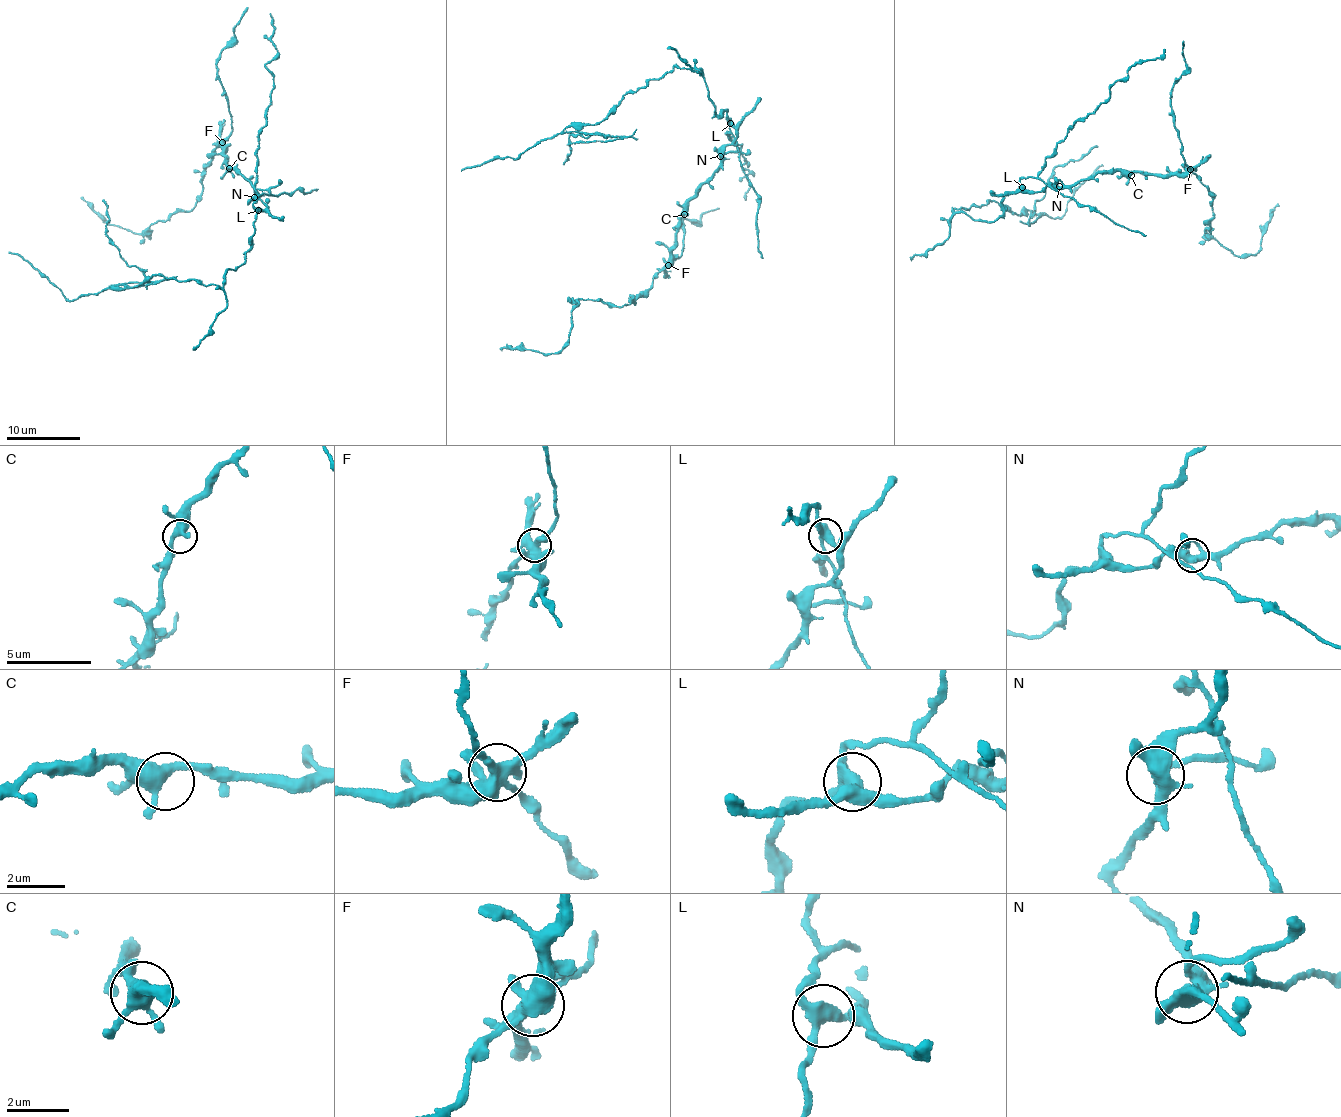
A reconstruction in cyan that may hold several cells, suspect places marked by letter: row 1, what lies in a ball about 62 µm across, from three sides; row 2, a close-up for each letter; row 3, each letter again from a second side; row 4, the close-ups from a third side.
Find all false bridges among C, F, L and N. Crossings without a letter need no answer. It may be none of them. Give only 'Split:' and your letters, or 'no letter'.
Split: F, L

